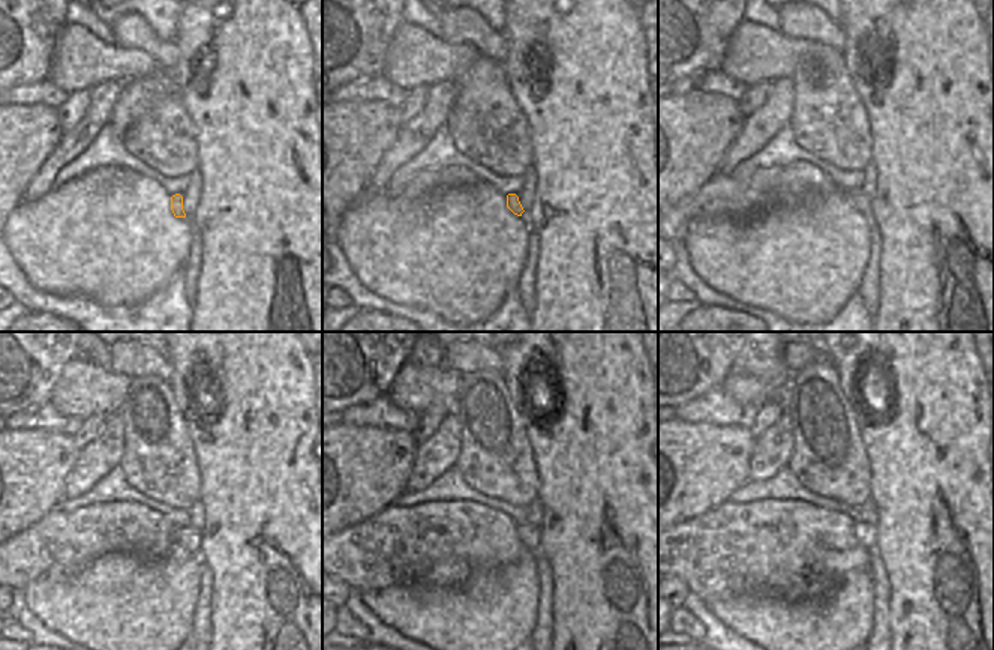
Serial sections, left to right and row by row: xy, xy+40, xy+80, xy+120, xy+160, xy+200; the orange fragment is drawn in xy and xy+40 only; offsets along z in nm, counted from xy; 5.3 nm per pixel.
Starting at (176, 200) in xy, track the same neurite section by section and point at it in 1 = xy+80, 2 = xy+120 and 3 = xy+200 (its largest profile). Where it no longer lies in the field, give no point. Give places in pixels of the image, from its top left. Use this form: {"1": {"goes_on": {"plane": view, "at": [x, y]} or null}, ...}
{"1": {"goes_on": {"plane": "xy+80", "at": [861, 203]}}, "2": {"goes_on": {"plane": "xy+120", "at": [189, 538]}}, "3": {"goes_on": {"plane": "xy+200", "at": [865, 533]}}}

